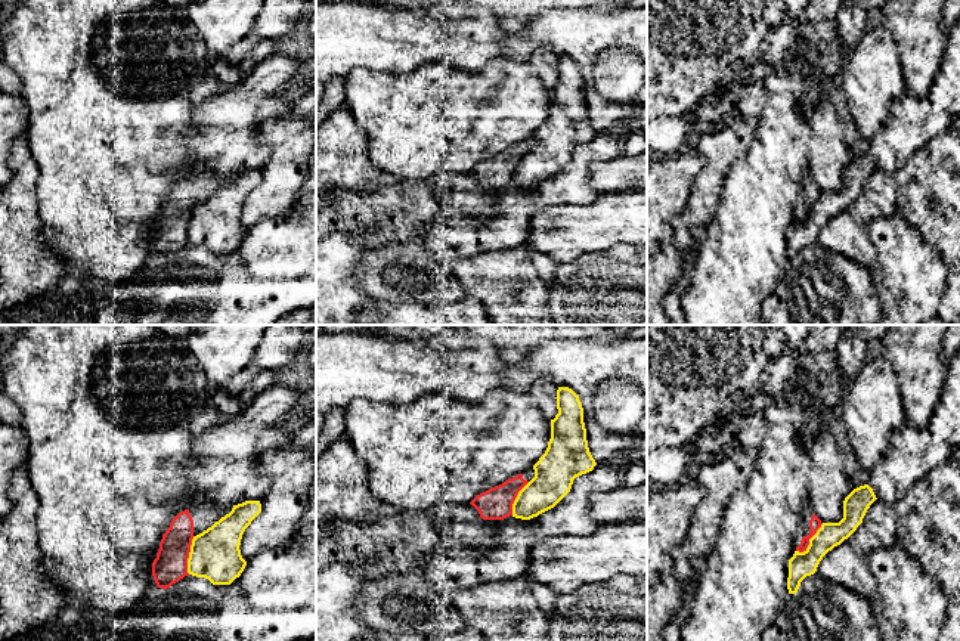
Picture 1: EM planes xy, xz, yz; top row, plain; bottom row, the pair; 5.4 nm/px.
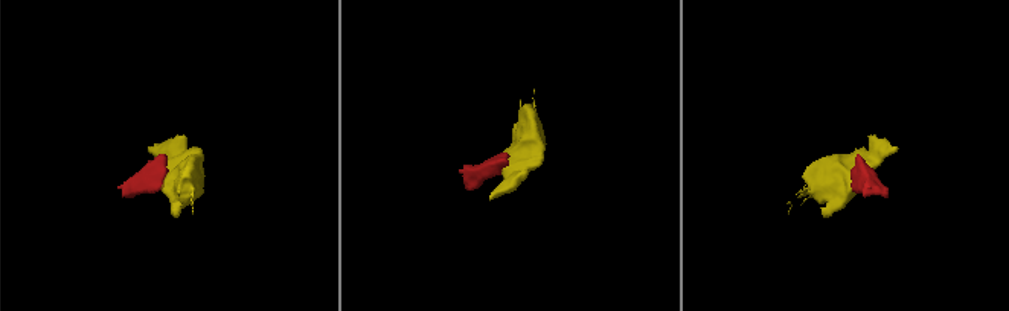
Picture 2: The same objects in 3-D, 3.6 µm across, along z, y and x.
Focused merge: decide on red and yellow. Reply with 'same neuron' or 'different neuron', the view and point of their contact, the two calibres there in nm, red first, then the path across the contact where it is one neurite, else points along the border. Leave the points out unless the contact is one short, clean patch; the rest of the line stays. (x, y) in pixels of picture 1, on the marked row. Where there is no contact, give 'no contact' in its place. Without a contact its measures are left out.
different neuron; meets red in xy at (188, 556); 180 nm thick on the red side, 280 nm on the other; border along xy (194, 536), (189, 545), (188, 573)

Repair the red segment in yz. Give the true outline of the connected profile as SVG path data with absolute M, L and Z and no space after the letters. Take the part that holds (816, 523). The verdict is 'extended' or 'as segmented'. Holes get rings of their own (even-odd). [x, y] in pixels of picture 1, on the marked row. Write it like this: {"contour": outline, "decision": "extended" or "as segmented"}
{"contour": "M809 505L803 507L802 510L802 526L795 538L796 551L803 552L809 545L809 539L817 533L821 527L821 520L812 513Z", "decision": "extended"}

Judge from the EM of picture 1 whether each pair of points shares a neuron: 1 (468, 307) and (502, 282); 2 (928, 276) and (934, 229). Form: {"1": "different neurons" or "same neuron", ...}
{"1": "different neurons", "2": "different neurons"}

